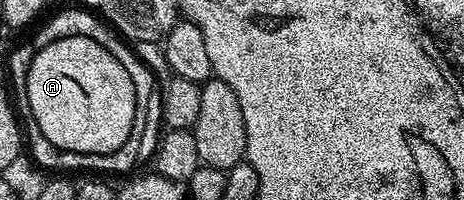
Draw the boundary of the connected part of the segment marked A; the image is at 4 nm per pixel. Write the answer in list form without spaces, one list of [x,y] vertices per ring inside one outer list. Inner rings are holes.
[[[67,34],[54,40],[54,42],[46,42],[41,49],[36,51],[31,60],[28,70],[25,72],[25,80],[23,83],[25,89],[25,98],[29,101],[28,117],[35,124],[39,124],[39,132],[43,132],[43,136],[47,136],[47,140],[51,140],[51,144],[56,150],[63,150],[66,154],[114,154],[119,148],[123,148],[123,144],[127,140],[127,136],[131,136],[131,128],[135,124],[135,84],[131,80],[131,76],[127,76],[127,68],[123,68],[123,64],[119,64],[119,60],[111,52],[107,52],[107,48],[103,48],[103,44],[99,44],[95,40],[91,40],[87,36],[79,36],[78,34]]]

